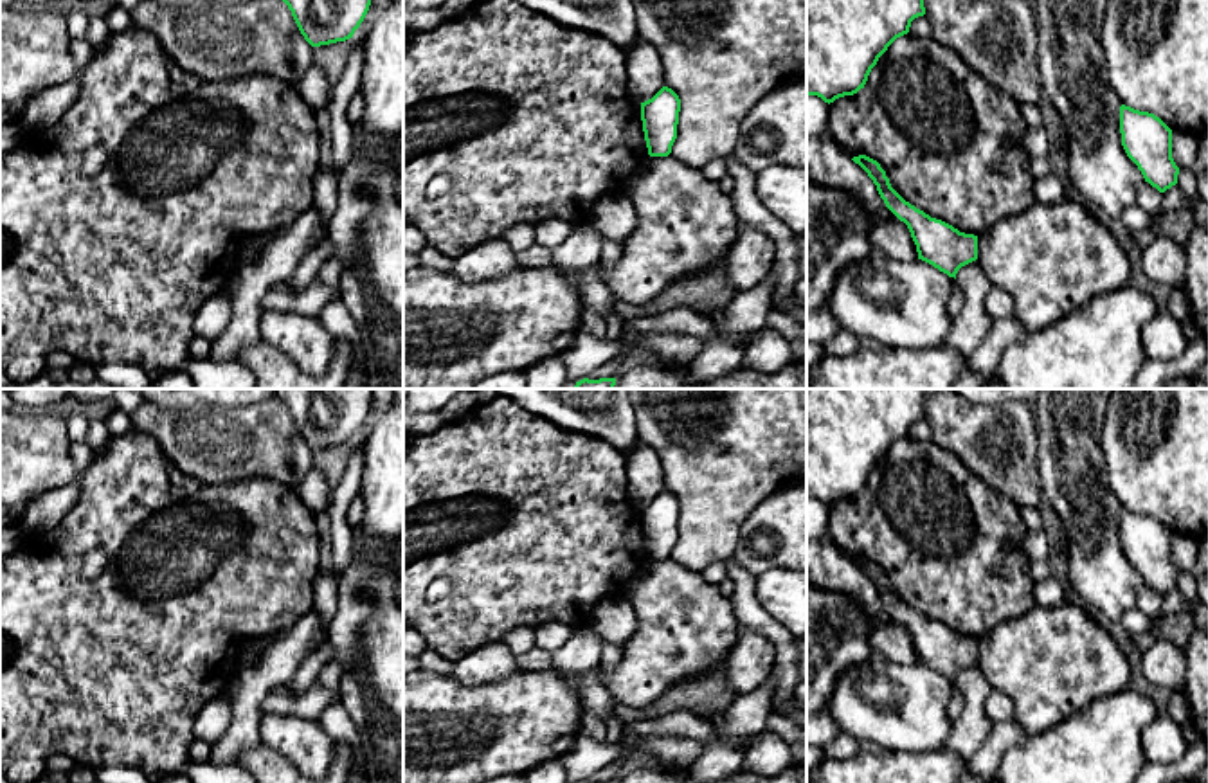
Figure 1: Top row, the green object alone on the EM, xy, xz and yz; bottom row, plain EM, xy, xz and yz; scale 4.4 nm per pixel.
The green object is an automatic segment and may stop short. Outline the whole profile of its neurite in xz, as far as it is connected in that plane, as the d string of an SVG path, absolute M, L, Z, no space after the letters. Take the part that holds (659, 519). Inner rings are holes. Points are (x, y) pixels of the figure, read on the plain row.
M663 490L652 502L641 506L641 524L650 560L668 560L677 542L681 502Z

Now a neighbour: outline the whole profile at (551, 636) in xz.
M560 621L540 625L536 628L536 646L547 652L554 652L572 637L574 630L576 628Z

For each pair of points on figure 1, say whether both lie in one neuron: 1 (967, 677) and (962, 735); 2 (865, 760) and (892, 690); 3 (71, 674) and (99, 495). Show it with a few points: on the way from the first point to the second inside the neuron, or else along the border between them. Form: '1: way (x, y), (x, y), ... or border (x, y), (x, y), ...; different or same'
1: way (974, 692), (974, 720); same
2: border (888, 749), (929, 753); different
3: way (69, 629), (69, 544), (72, 540); same

